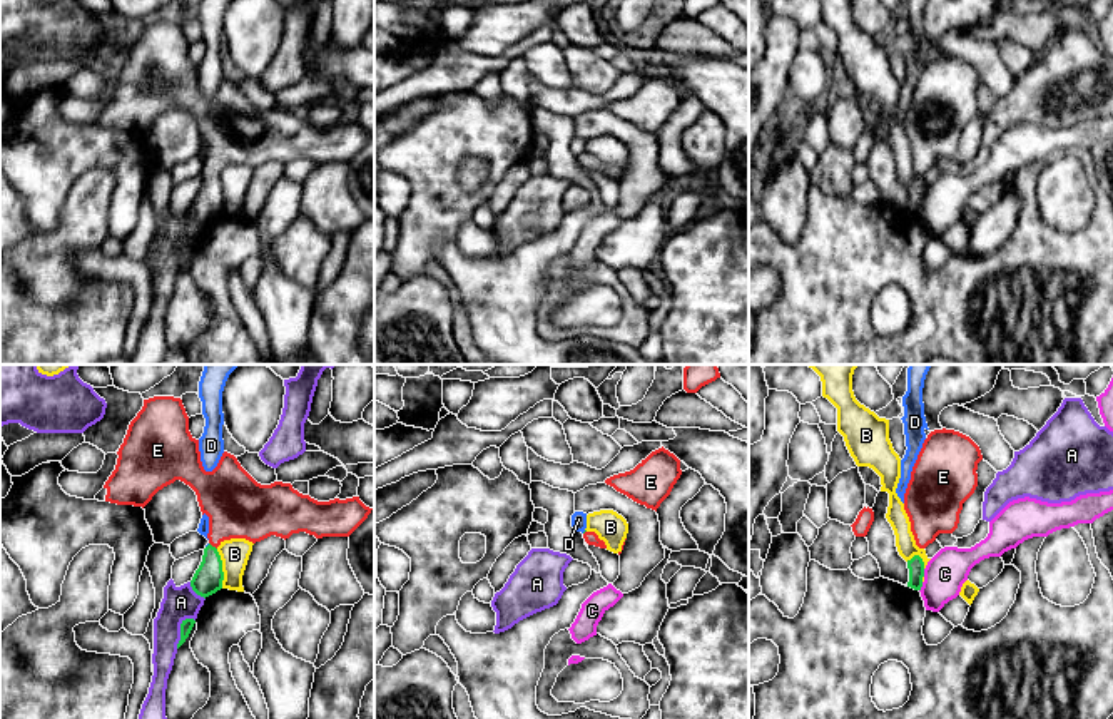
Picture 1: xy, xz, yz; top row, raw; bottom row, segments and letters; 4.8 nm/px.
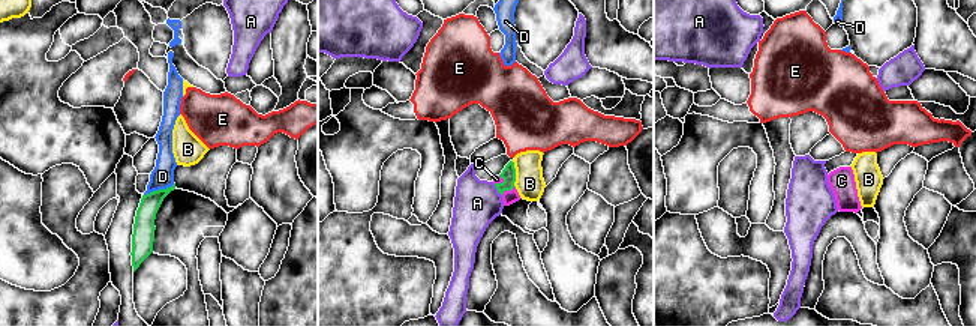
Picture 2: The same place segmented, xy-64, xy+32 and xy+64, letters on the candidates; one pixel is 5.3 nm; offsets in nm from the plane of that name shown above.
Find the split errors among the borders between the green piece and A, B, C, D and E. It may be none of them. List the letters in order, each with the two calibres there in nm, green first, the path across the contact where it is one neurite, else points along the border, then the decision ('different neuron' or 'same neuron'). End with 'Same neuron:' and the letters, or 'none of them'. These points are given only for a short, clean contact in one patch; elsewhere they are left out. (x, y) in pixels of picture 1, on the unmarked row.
A: calibres 60 and 160 nm; different neuron
B: calibres 140 and 140 nm; border xy (216, 174), (221, 184), (223, 213); different neuron
C: calibres 80 and 200 nm; border yz (923, 208), (919, 216); different neuron
D: calibres 140 and 20 nm; different neuron
E: calibres 140 and 300 nm; way xy (208, 204), (211, 171), (238, 132); same neuron
Same neuron: E

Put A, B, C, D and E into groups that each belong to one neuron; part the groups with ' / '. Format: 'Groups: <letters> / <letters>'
Groups: A / B / C / D / E

